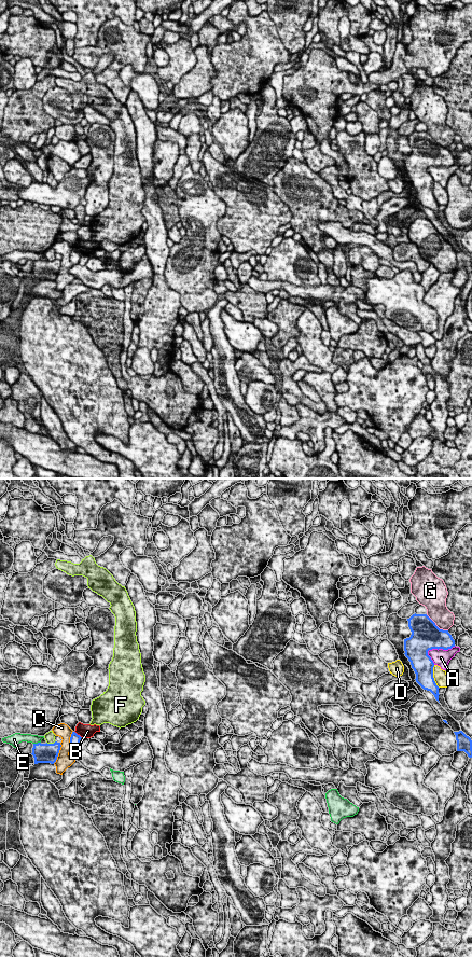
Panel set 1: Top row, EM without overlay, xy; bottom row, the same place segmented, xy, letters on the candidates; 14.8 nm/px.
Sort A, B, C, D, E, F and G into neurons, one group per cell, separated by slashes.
A / B F / C / D / E / G

